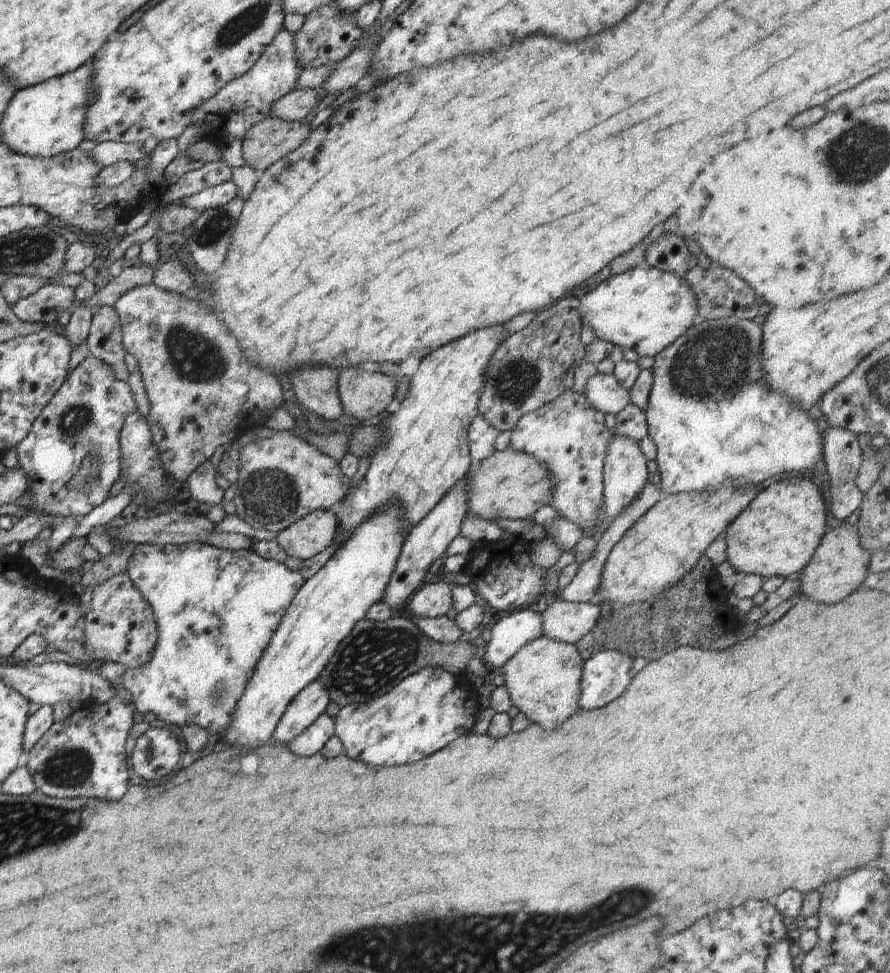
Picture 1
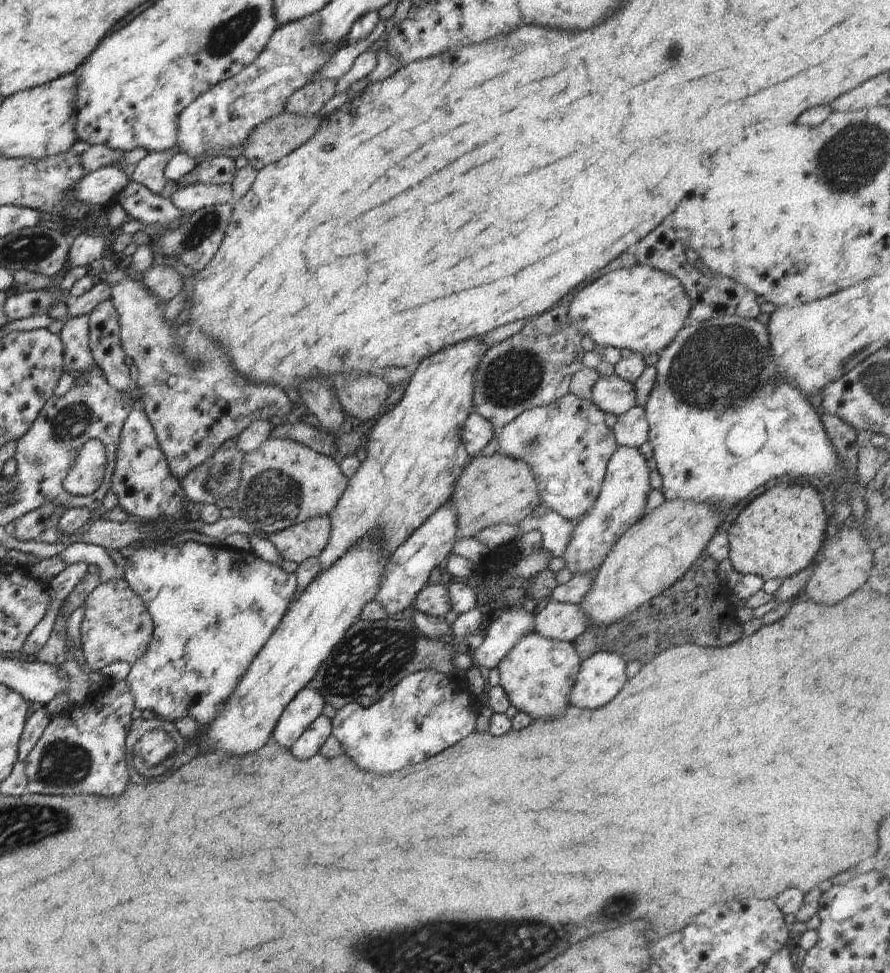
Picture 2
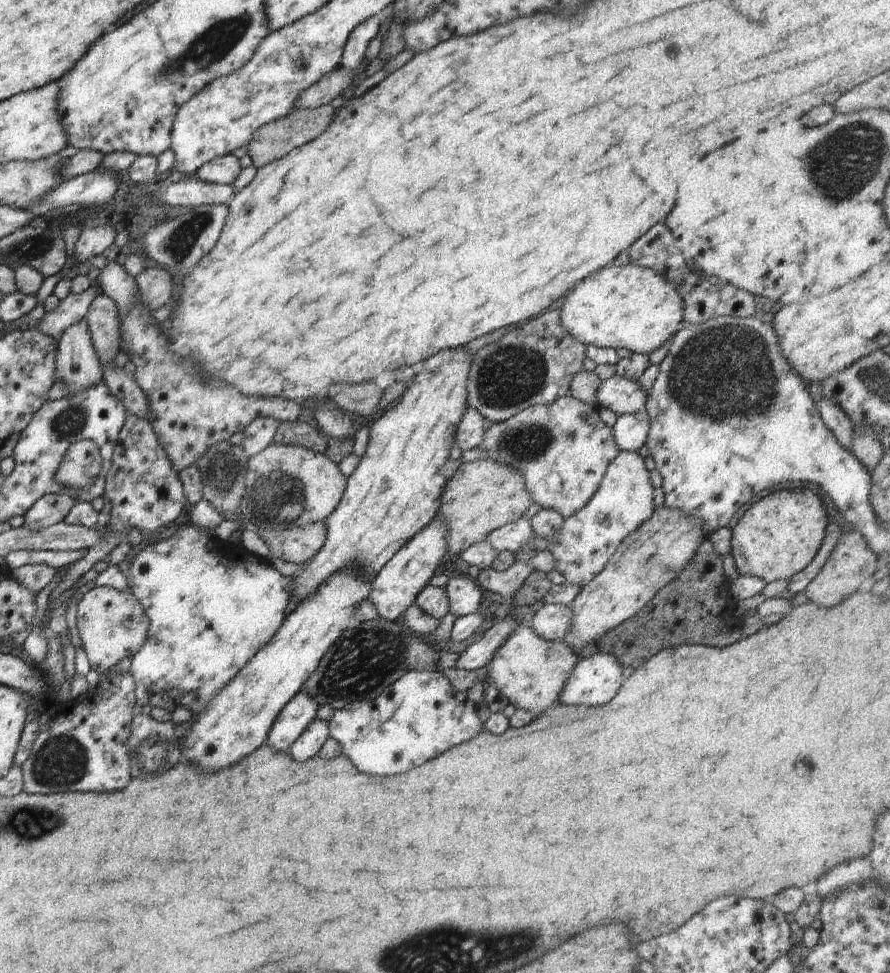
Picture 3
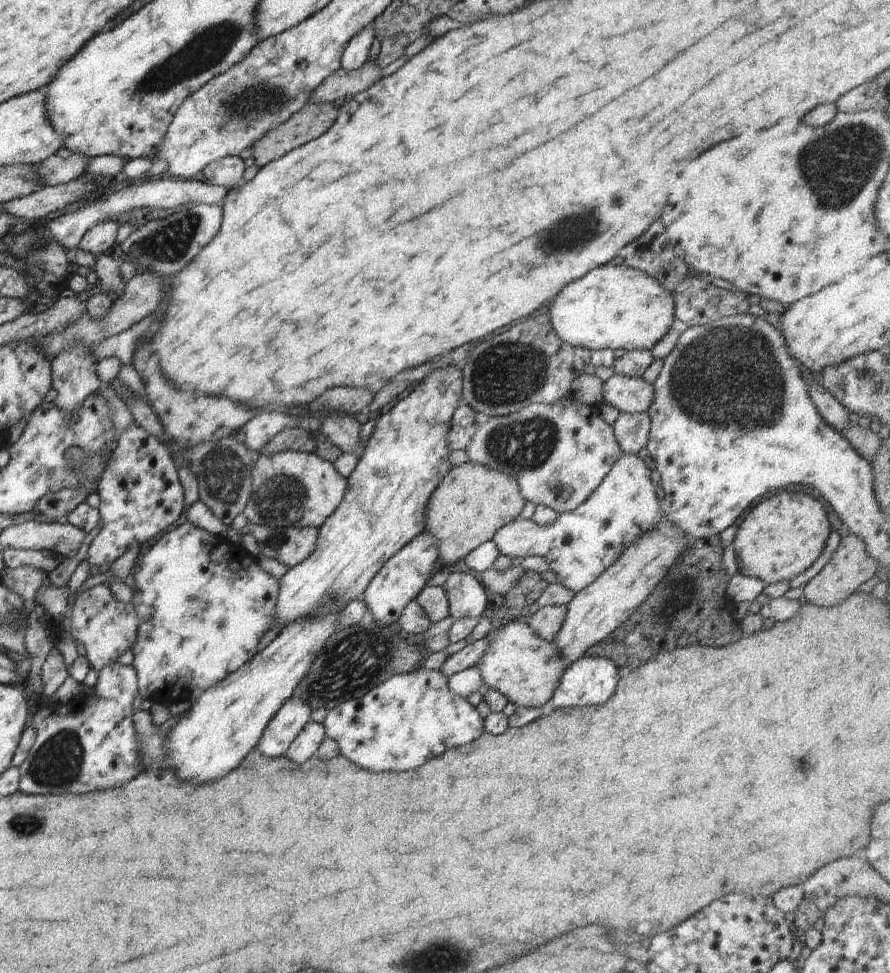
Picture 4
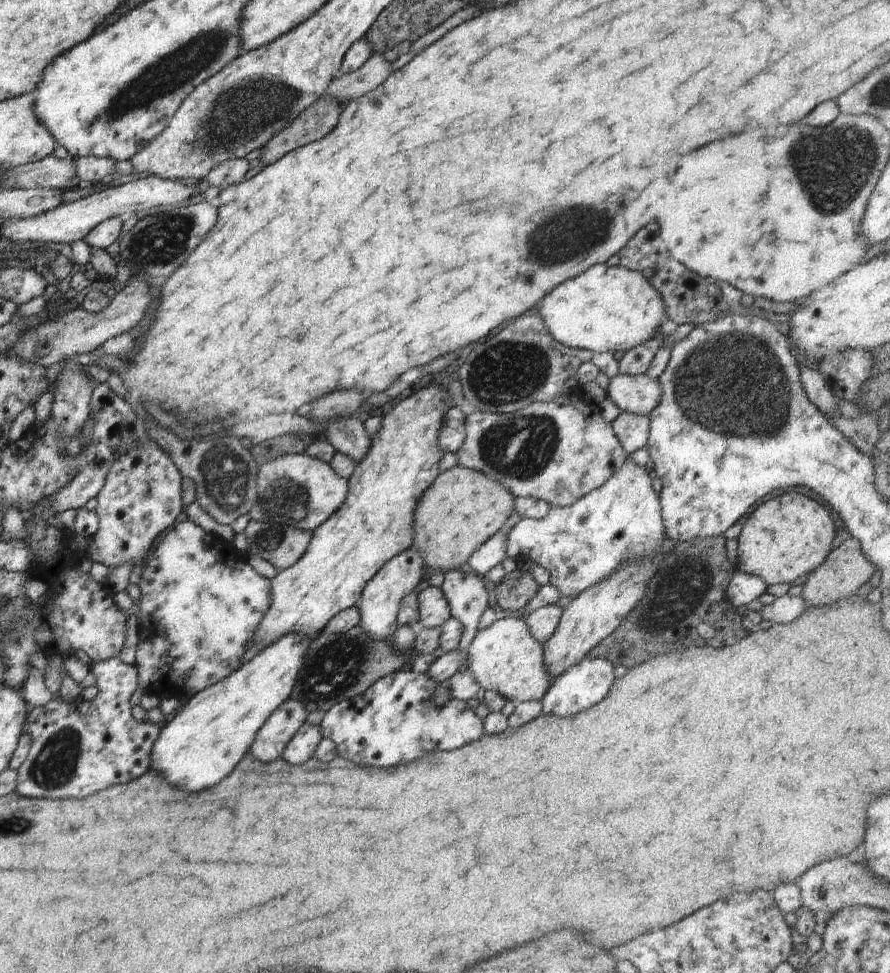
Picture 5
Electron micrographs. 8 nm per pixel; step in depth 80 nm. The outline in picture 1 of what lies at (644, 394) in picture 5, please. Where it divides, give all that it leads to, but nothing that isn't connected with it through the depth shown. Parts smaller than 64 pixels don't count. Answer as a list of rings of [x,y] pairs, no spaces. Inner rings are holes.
[[[594,373],[584,385],[583,395],[597,411],[605,415],[617,415],[631,403],[629,390],[612,373]]]

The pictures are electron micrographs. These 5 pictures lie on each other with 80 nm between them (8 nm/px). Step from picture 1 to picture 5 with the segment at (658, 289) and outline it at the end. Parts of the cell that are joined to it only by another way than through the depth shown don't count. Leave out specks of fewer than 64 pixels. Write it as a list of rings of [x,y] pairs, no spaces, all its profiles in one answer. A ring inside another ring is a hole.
[[[606,263],[591,266],[582,274],[559,284],[539,302],[539,306],[539,315],[554,340],[564,346],[593,353],[614,353],[616,350],[626,352],[635,346],[654,342],[654,338],[661,332],[662,320],[666,314],[661,294],[649,284],[642,273],[620,266],[611,267]]]

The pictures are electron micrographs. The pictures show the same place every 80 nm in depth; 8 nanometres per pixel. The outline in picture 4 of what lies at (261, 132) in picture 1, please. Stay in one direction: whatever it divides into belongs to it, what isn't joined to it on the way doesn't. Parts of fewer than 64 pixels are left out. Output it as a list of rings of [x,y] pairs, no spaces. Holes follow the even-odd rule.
[[[308,103],[304,105],[285,123],[273,126],[254,142],[251,147],[255,164],[262,168],[269,162],[282,158],[291,150],[321,137],[334,124],[335,118],[338,116],[338,109],[334,103]]]

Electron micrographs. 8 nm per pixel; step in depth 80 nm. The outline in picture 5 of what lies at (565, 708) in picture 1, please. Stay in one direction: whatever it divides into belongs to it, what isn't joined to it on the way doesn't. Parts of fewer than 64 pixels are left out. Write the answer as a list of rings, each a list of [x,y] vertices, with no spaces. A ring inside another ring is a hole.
[[[505,617],[476,633],[468,648],[467,667],[486,691],[499,692],[512,702],[541,702],[552,682],[543,646],[531,635],[524,617]]]

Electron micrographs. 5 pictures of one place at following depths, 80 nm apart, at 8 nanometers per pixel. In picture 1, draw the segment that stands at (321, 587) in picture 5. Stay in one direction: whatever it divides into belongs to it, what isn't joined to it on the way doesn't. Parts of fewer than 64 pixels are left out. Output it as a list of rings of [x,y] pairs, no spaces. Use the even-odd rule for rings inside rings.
[[[494,325],[477,330],[450,342],[427,354],[410,380],[409,396],[404,399],[400,409],[388,415],[380,424],[386,442],[375,449],[374,458],[364,478],[339,504],[336,512],[339,530],[345,532],[341,544],[366,517],[381,509],[388,501],[399,502],[403,510],[405,531],[410,532],[436,506],[436,503],[469,472],[474,465],[468,444],[467,430],[470,423],[479,415],[479,394],[482,394],[486,369],[495,350],[506,340],[504,325]]]

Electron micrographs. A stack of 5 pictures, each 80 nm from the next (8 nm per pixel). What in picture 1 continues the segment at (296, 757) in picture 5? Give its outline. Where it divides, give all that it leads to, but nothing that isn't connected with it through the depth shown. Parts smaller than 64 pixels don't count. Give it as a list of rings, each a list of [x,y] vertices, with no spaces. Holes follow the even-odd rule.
[[[324,712],[306,730],[303,730],[286,745],[294,754],[309,757],[319,753],[334,734],[334,718]]]

